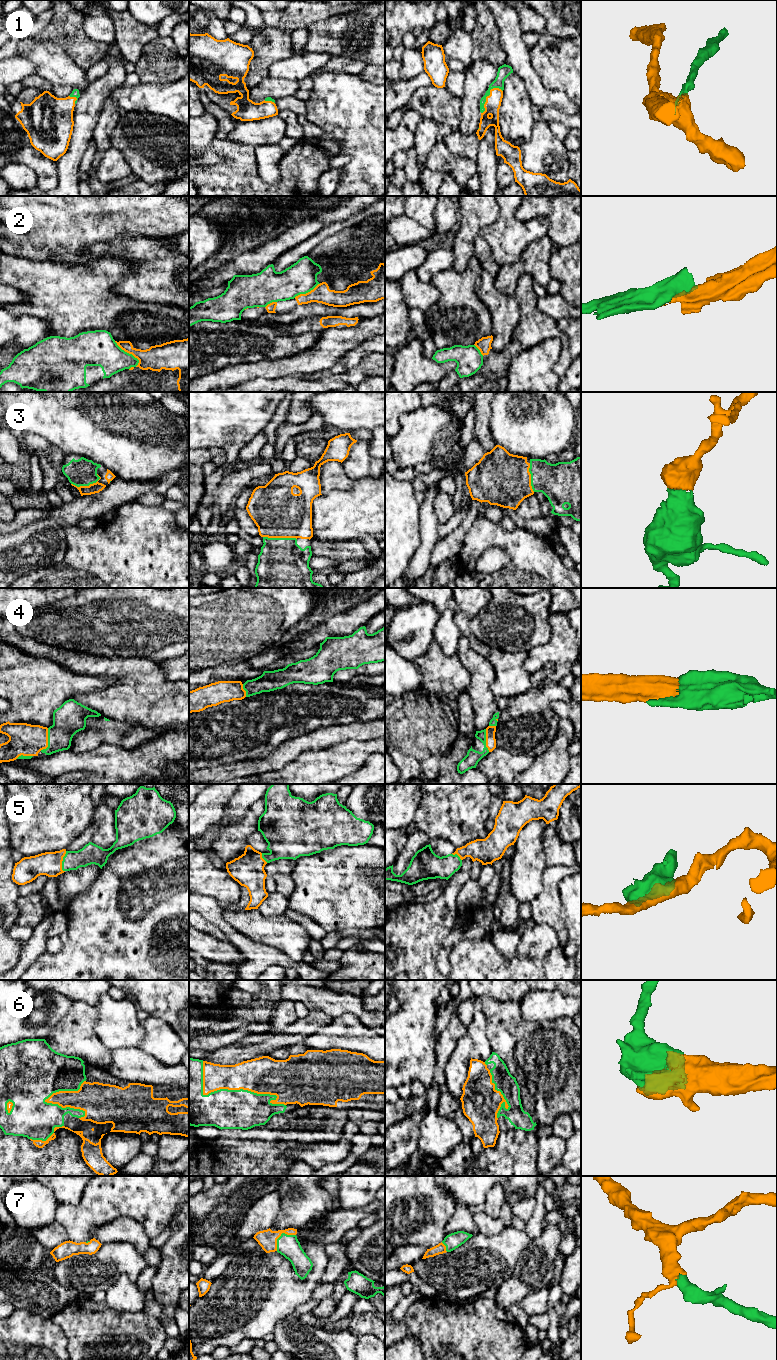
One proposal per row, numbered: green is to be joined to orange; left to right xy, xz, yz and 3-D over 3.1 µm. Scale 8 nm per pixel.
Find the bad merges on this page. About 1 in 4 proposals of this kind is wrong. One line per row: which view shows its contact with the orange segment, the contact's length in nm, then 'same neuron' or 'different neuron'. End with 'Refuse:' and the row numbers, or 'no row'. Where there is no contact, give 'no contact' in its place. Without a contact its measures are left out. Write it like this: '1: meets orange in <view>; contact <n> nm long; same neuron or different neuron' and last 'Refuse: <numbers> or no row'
1: meets orange in yz; contact 260 nm long; same neuron
2: meets orange in xy; contact 280 nm long; different neuron
3: meets orange in xz; contact 280 nm long; same neuron
4: meets orange in xy; contact 200 nm long; same neuron
5: meets orange in xy; contact 170 nm long; same neuron
6: meets orange in xz; contact 750 nm long; same neuron
7: meets orange in xz; contact 200 nm long; same neuron
Refuse: 2

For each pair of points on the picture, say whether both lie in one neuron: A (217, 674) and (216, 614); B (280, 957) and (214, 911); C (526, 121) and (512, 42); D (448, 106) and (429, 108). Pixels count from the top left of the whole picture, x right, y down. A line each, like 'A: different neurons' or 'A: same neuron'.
A: different neurons
B: same neuron
C: different neurons
D: same neuron

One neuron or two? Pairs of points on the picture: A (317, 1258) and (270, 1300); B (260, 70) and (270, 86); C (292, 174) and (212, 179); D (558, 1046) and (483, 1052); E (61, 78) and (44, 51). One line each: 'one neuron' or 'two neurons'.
A: one neuron
B: two neurons
C: one neuron
D: two neurons
E: one neuron

